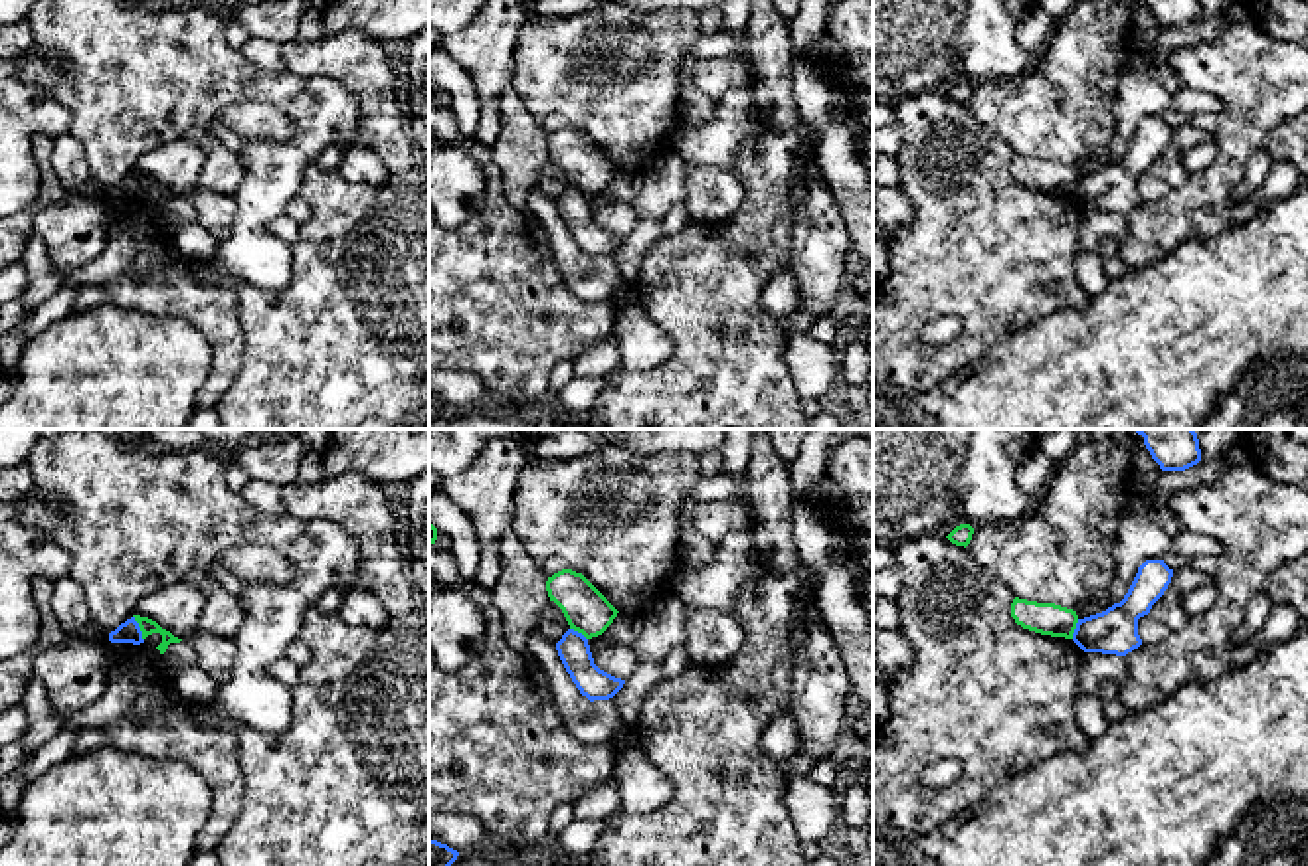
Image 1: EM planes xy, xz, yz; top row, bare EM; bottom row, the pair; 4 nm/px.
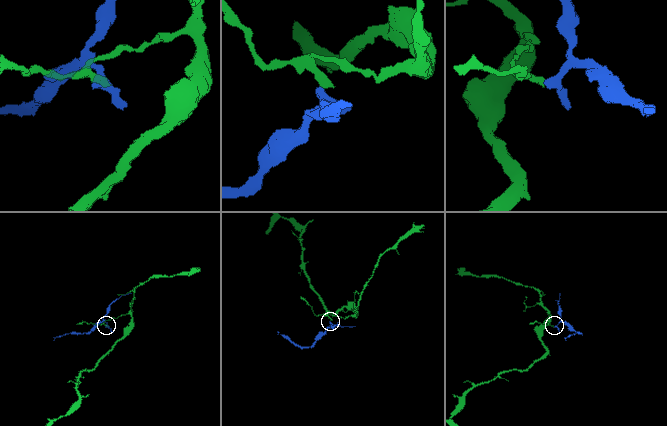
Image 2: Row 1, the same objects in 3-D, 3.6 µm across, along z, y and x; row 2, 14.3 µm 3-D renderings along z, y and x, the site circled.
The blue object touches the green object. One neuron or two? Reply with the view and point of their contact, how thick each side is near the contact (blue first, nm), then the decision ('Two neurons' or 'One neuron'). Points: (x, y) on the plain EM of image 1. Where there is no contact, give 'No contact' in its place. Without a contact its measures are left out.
Touches blue at xy (139, 184). Thickness 90 nm (blue) against 70 nm. Two neurons

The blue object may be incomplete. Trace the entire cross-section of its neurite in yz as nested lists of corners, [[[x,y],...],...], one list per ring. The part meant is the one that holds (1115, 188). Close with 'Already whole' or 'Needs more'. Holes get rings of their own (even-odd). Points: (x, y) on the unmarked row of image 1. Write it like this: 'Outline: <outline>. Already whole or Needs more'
Outline: [[[1146,117],[1124,156],[1102,170],[1078,176],[1073,198],[1084,210],[1126,214],[1142,202],[1138,176],[1150,170],[1171,134],[1173,127],[1164,117]]]. Already whole

